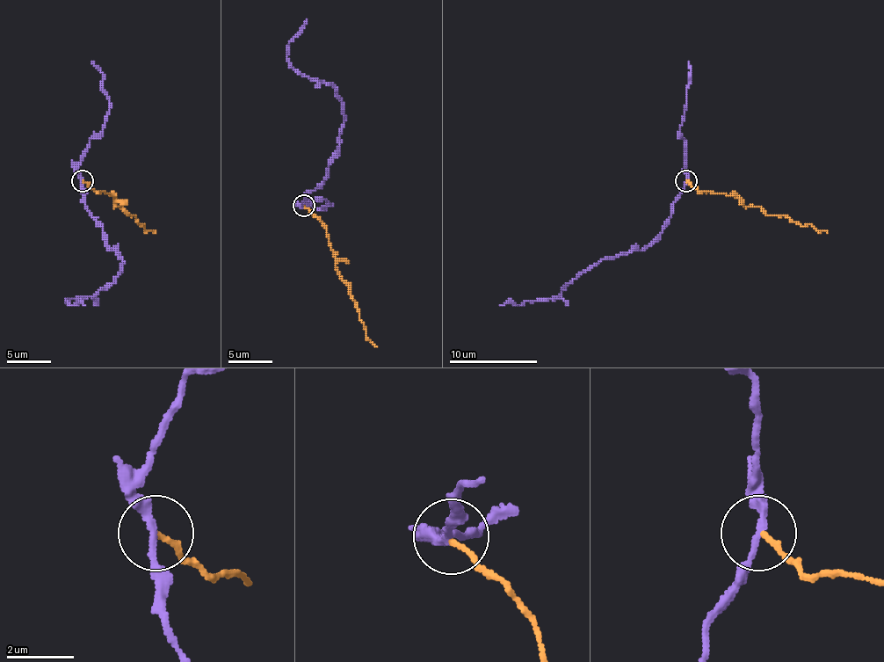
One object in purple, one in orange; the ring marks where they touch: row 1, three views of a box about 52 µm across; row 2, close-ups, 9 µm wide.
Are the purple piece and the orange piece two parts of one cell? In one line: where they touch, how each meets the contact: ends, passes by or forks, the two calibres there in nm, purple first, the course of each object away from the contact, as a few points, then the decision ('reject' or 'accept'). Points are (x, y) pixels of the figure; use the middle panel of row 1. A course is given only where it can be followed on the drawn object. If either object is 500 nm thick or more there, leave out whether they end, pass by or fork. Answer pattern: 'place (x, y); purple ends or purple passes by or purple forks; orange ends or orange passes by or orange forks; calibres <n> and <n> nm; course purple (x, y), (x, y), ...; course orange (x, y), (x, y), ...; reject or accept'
place (304, 205); purple passes by; orange ends; calibres 200 and 160 nm; course purple (304, 206), (307, 192), (324, 182), (344, 120), (330, 85), (302, 76), (286, 56), (307, 19); course orange (304, 206), (326, 230), (335, 269), (351, 287), (365, 335), (377, 346); reject

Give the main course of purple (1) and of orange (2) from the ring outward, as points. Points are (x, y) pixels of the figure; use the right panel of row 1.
1: (686, 180), (662, 230), (647, 246), (625, 255), (601, 259), (566, 286), (559, 296), (500, 305)
2: (686, 180), (699, 191), (733, 195), (767, 215), (787, 215), (802, 226), (811, 224), (827, 233)

